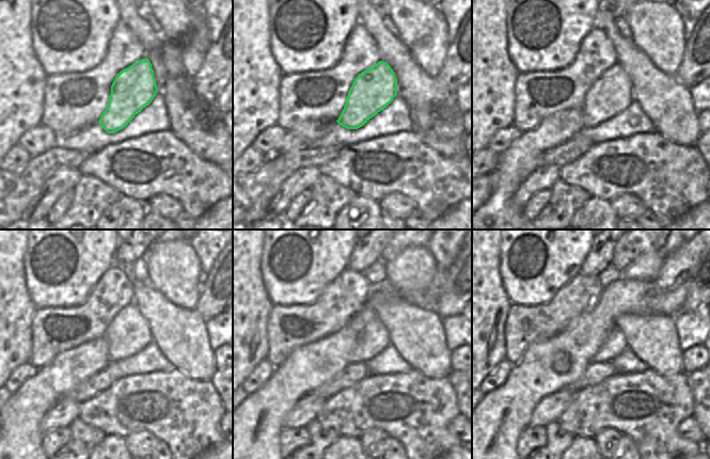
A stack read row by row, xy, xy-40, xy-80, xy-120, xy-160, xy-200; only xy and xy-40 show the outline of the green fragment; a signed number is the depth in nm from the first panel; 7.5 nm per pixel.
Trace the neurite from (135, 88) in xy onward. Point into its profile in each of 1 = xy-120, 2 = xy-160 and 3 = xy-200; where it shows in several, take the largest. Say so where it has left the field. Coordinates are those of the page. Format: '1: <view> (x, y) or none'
1: xy-120 (128, 333)
2: xy-160 (373, 339)
3: xy-200 (615, 344)

